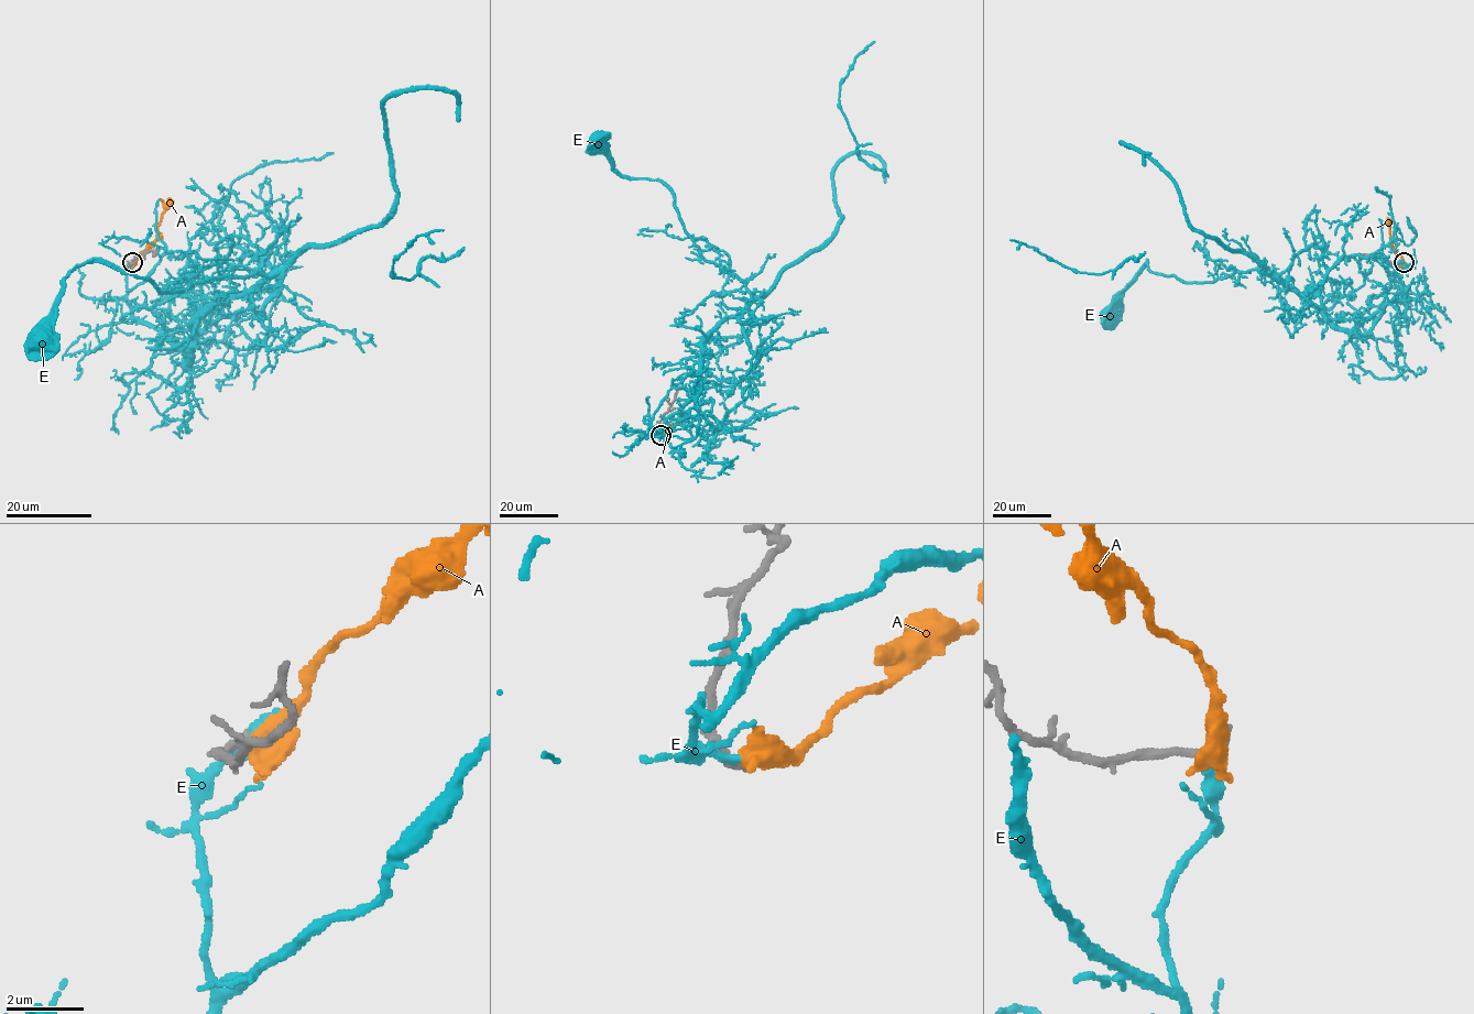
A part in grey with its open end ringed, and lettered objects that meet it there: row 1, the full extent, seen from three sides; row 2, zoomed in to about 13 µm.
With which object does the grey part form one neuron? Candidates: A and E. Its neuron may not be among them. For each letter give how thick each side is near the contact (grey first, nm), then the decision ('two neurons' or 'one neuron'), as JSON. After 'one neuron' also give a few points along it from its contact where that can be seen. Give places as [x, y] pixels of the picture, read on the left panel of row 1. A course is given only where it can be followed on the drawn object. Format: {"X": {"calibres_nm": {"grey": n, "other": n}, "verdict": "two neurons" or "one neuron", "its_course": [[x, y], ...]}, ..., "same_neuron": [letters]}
{"A": {"calibres_nm": {"grey": 240, "other": 480}, "verdict": "two neurons"}, "E": {"calibres_nm": {"grey": 280, "other": 280}, "verdict": "two neurons"}, "same_neuron": []}

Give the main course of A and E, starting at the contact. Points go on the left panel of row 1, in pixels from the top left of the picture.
A: (131, 263), (156, 238), (157, 224), (170, 197)
E: (130, 264), (132, 315), (188, 360), (193, 324), (265, 276), (160, 291), (131, 272), (77, 265), (40, 337)

